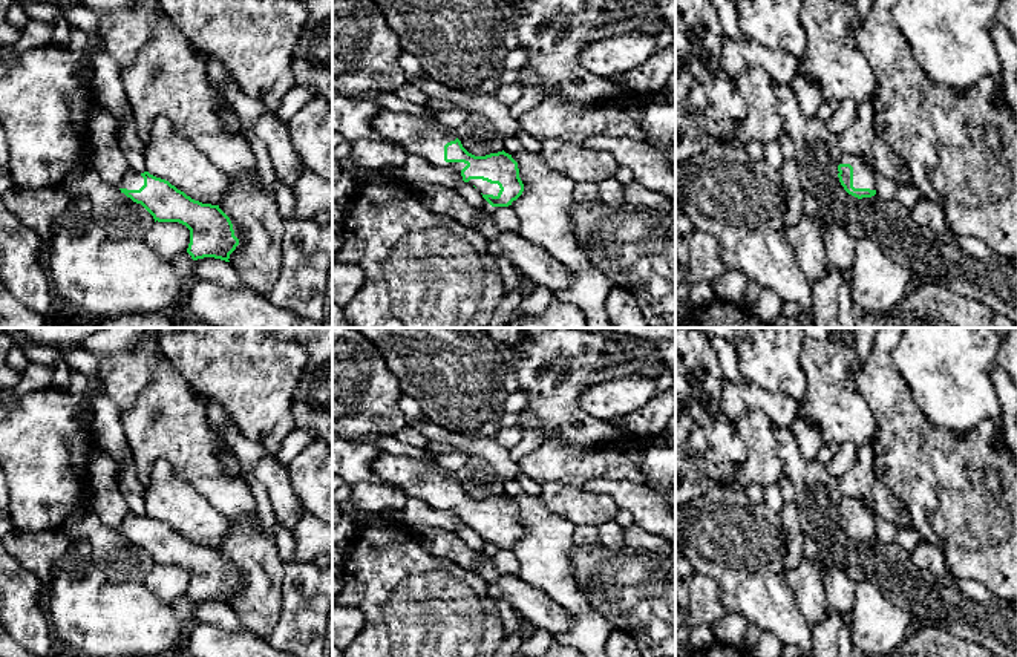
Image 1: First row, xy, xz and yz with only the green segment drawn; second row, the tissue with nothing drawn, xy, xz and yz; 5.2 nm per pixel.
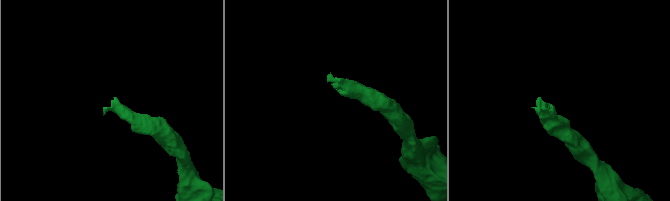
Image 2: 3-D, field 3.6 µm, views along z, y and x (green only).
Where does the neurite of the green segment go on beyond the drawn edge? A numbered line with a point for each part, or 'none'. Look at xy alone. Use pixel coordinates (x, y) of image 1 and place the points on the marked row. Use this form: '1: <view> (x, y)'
1: xy (132, 181)

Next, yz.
1: yz (863, 175)

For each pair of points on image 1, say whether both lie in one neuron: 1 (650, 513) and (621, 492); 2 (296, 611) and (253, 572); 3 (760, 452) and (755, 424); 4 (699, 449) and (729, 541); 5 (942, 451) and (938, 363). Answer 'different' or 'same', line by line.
1: same
2: different
3: same
4: different
5: different

